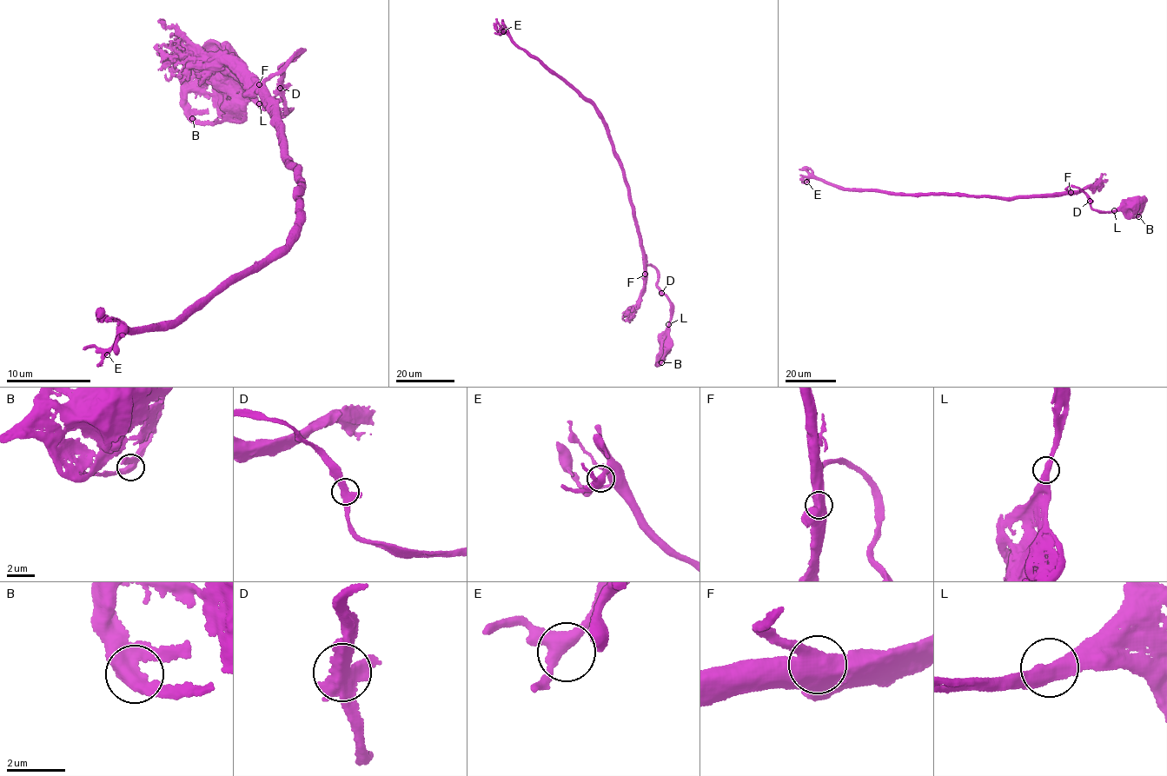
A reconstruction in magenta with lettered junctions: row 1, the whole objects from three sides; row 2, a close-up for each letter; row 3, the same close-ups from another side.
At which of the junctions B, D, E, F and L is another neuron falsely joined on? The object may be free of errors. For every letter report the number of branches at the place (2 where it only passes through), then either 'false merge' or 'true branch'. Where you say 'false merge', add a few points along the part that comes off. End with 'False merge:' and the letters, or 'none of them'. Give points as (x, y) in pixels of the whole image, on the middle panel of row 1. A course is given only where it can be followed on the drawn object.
B: 3 branches meet; true branch
D: 3 branches meet; true branch
E: 3 branches meet; true branch
F: 3 branches meet; true branch
L: 2 branches meet; true branch
False merge: none of them

